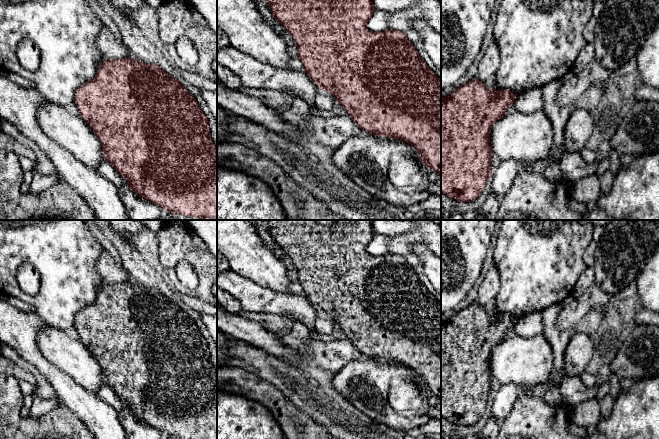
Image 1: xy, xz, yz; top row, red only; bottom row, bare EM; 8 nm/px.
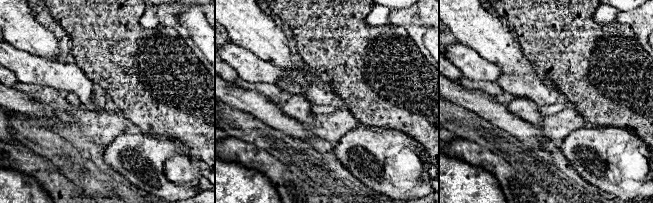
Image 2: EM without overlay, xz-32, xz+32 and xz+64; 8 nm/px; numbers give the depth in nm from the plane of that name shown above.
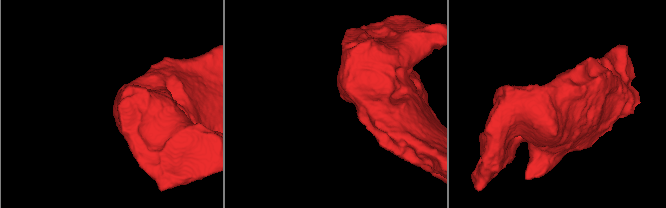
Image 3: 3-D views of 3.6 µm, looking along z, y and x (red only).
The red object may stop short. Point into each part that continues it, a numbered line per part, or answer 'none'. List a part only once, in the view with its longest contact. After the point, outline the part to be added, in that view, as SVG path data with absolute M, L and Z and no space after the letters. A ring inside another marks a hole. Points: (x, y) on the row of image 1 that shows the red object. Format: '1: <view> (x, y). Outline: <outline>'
none

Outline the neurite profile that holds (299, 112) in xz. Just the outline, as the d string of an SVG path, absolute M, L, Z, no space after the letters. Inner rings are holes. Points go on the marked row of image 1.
M295 97L287 111L281 111L285 122L306 130L309 127L308 119L311 116L310 107L299 97Z

